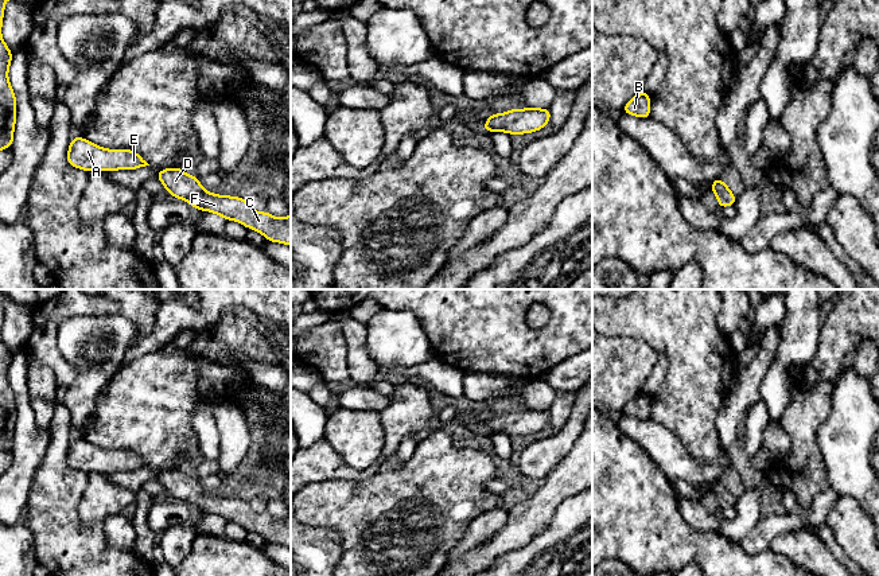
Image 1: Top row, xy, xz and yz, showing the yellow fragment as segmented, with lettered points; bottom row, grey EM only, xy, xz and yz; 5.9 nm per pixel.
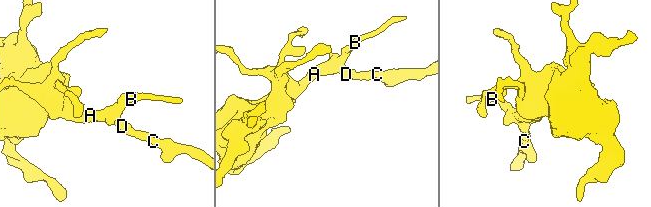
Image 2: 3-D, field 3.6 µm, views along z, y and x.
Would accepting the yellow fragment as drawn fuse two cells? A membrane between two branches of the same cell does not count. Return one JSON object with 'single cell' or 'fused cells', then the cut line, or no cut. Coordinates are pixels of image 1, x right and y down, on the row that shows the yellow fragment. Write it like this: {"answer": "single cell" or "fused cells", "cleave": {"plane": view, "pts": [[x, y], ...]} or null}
{"answer": "single cell", "cleave": null}

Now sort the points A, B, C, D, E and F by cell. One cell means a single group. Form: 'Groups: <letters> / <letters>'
Groups: A B C D E F

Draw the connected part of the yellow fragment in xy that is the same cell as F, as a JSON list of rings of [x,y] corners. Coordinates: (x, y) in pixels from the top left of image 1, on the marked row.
[[[179,167],[157,171],[156,179],[175,199],[188,202],[194,210],[199,209],[218,214],[227,221],[237,221],[245,227],[261,233],[269,242],[291,246],[291,214],[285,218],[276,218],[267,210],[254,211],[249,201],[244,198],[209,192],[202,187],[198,178]]]

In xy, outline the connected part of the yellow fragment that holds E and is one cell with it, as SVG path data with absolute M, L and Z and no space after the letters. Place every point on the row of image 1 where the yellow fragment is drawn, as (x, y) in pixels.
M82 136L73 137L67 149L67 163L86 172L137 170L149 166L137 152L132 149L108 149Z

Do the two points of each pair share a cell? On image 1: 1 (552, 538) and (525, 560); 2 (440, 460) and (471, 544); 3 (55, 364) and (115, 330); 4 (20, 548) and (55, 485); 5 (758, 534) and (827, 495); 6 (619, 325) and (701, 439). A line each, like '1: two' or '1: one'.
1: one
2: two
3: two
4: two
5: one
6: one

